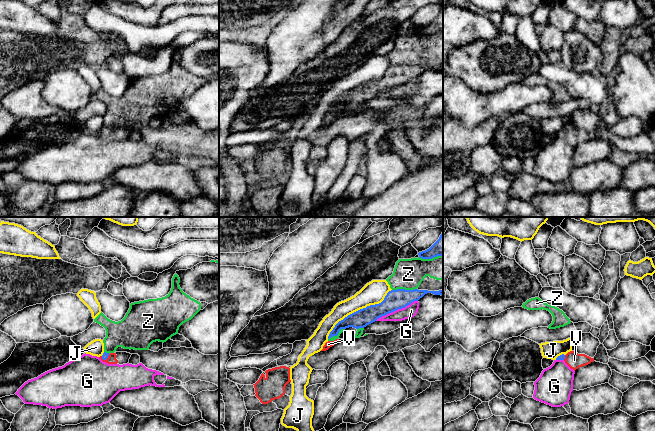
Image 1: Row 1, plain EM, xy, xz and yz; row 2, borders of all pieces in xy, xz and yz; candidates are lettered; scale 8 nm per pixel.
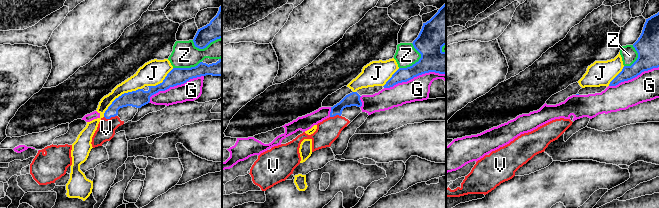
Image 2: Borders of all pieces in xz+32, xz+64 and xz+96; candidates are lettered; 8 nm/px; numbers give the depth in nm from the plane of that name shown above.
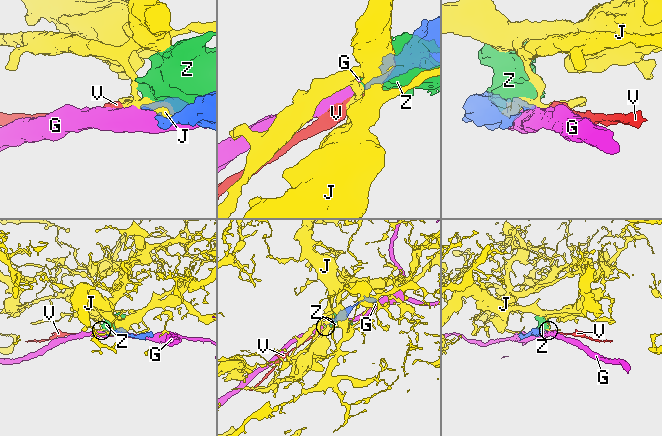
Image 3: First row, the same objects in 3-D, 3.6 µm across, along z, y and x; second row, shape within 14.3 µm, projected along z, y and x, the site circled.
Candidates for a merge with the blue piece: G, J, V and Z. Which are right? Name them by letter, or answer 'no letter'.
V

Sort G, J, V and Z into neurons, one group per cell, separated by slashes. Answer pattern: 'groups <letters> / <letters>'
groups G / J / V / Z

